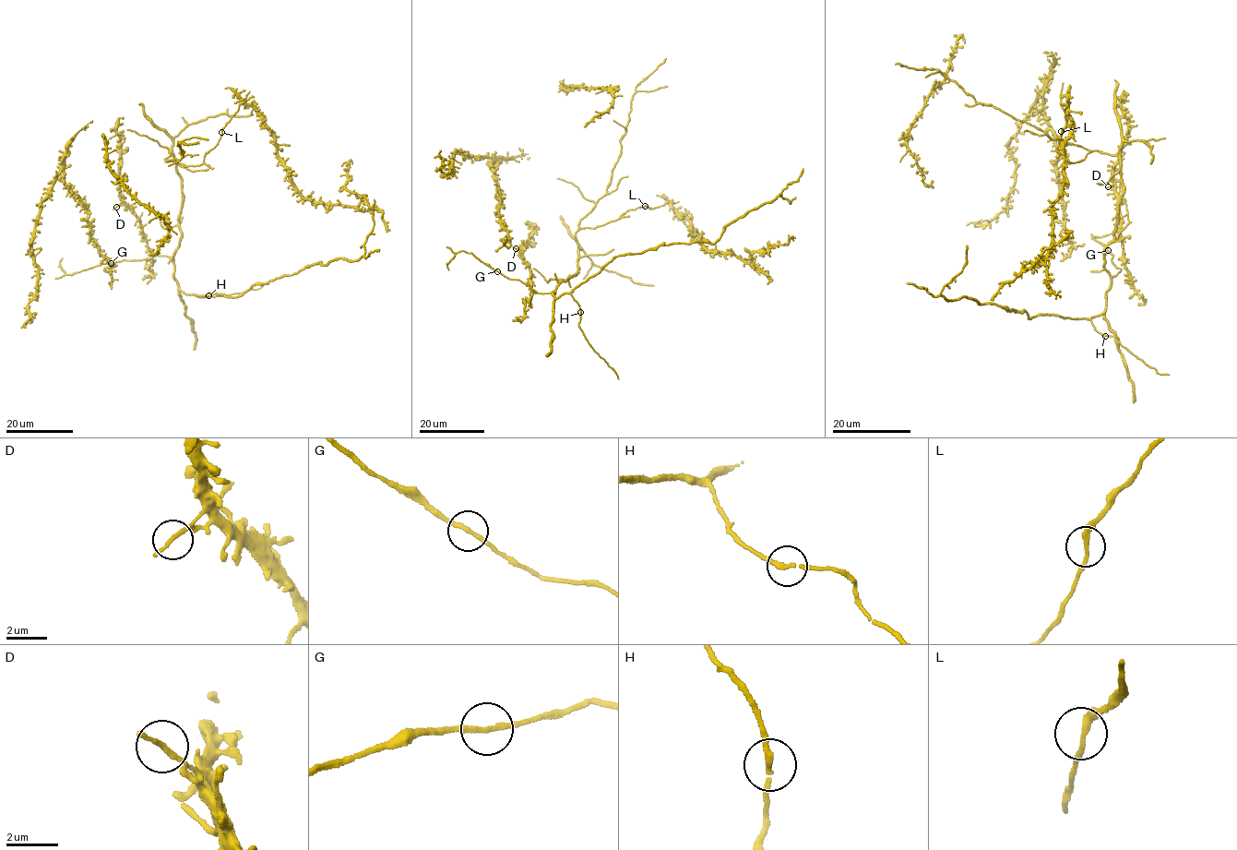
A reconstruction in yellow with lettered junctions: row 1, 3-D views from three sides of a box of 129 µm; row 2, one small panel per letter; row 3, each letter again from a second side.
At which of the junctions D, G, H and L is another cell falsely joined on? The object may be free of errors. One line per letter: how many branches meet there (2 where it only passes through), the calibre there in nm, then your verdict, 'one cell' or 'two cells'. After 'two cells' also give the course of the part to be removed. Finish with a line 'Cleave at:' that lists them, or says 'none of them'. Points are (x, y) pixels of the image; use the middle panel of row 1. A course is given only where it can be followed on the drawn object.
D: branches 2; calibre 180 nm; one cell
G: branches 2; calibre 180 nm; one cell
H: branches 2; calibre 200 nm; one cell
L: branches 2; calibre 220 nm; one cell
Cleave at: none of them

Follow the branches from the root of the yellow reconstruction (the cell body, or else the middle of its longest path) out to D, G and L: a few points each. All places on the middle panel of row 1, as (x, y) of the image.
D: (569, 278), (550, 293), (530, 291), (531, 271), (516, 248)
G: (569, 278), (553, 291), (543, 293), (497, 271)
L: (569, 278), (579, 266), (575, 233), (580, 228), (603, 226), (627, 210), (645, 206)

